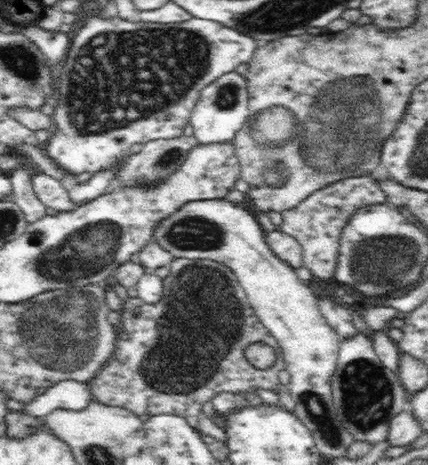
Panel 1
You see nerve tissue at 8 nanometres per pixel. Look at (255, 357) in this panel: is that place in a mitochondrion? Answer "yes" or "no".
no

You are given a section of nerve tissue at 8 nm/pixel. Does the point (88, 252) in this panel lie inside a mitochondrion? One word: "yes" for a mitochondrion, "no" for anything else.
yes

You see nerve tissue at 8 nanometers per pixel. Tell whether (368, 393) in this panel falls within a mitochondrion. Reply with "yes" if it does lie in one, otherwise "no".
yes

